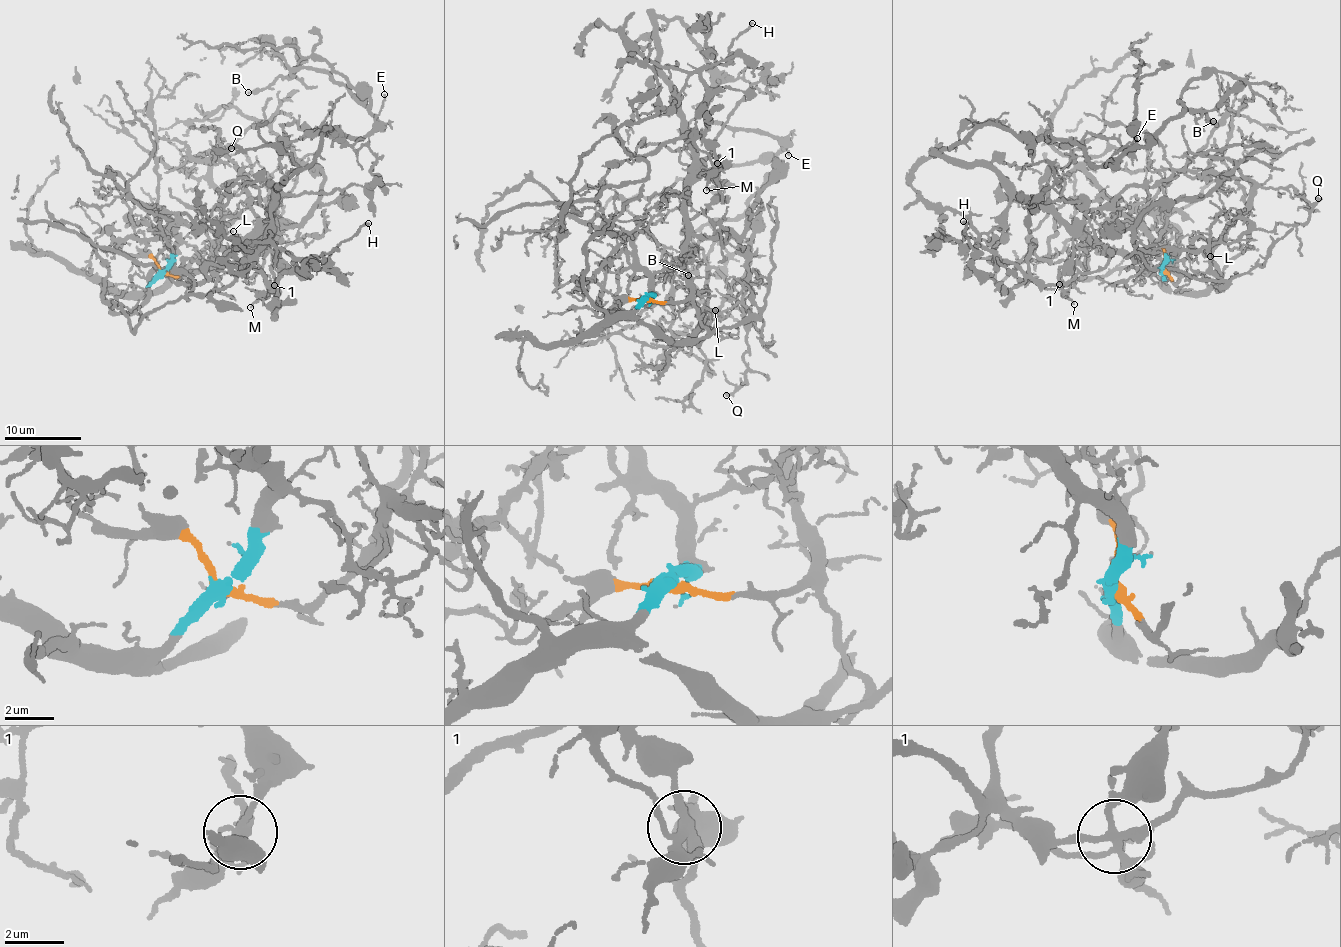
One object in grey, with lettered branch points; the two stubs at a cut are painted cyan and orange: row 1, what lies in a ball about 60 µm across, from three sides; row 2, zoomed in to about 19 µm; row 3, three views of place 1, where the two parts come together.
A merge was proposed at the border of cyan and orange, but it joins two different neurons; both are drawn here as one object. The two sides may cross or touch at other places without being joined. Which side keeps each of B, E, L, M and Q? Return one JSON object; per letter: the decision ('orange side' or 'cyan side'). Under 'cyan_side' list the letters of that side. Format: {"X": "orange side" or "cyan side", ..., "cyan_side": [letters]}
{"B": "orange side", "E": "orange side", "L": "cyan side", "M": "orange side", "Q": "orange side", "cyan_side": ["L"]}

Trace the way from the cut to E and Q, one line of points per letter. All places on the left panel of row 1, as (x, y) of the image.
E: (161, 271), (193, 277), (215, 247), (264, 227), (271, 186), (330, 131), (311, 131), (368, 136), (385, 94)
Q: (161, 271), (193, 277), (215, 247), (258, 245), (283, 221), (267, 205), (267, 188), (249, 158), (231, 147)

